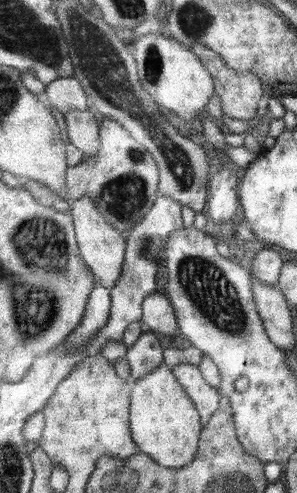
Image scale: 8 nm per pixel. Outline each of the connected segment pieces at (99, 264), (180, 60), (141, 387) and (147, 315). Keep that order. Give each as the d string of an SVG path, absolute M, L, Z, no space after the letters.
M86 195L86 197L74 203L70 212L73 213L75 218L77 238L83 252L83 258L87 259L88 266L92 267L97 282L114 290L114 287L118 285L118 281L122 278L122 273L124 273L124 263L126 263L128 250L127 235L108 222L108 219L100 212L96 199L92 199L90 195Z
M161 32L142 35L133 46L135 57L139 62L139 75L144 88L155 96L158 104L176 112L186 122L191 122L202 114L214 86L207 67L202 66L199 56L184 43L166 36Z
M164 364L140 378L131 395L131 424L135 441L141 446L141 453L155 458L160 464L170 468L184 467L192 463L199 452L200 422L198 408L175 371Z
M154 292L144 301L143 322L148 324L154 333L174 335L181 329L175 306L171 298L163 293Z

